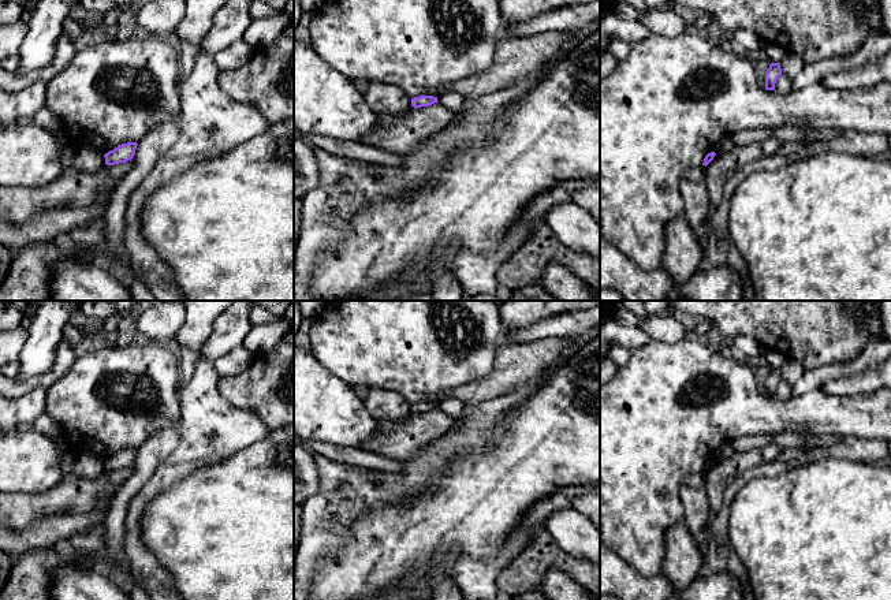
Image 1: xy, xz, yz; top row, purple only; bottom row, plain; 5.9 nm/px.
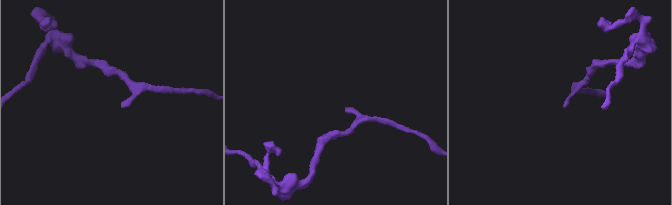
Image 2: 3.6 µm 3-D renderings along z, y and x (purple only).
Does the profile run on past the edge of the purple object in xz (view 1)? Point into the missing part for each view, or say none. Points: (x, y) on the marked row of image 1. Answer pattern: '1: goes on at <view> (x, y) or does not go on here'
1: does not go on here

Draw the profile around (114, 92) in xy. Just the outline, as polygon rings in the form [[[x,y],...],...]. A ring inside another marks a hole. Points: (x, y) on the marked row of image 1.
[[[137,34],[118,41],[111,37],[75,51],[70,64],[46,83],[45,107],[63,122],[67,144],[105,154],[122,144],[138,144],[153,127],[169,122],[180,112],[179,75],[179,49],[171,38]]]

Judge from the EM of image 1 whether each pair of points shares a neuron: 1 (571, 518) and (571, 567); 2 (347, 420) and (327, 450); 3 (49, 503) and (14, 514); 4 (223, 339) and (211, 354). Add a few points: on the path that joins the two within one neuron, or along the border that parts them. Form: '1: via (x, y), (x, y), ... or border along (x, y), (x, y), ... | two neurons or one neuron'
1: border along (548, 532), (552, 540), (565, 551), (585, 559) | two neurons
2: border along (308, 438), (316, 442), (361, 450) | two neurons
3: via (41, 505), (22, 509) | one neuron
4: via (219, 343), (212, 350) | one neuron

